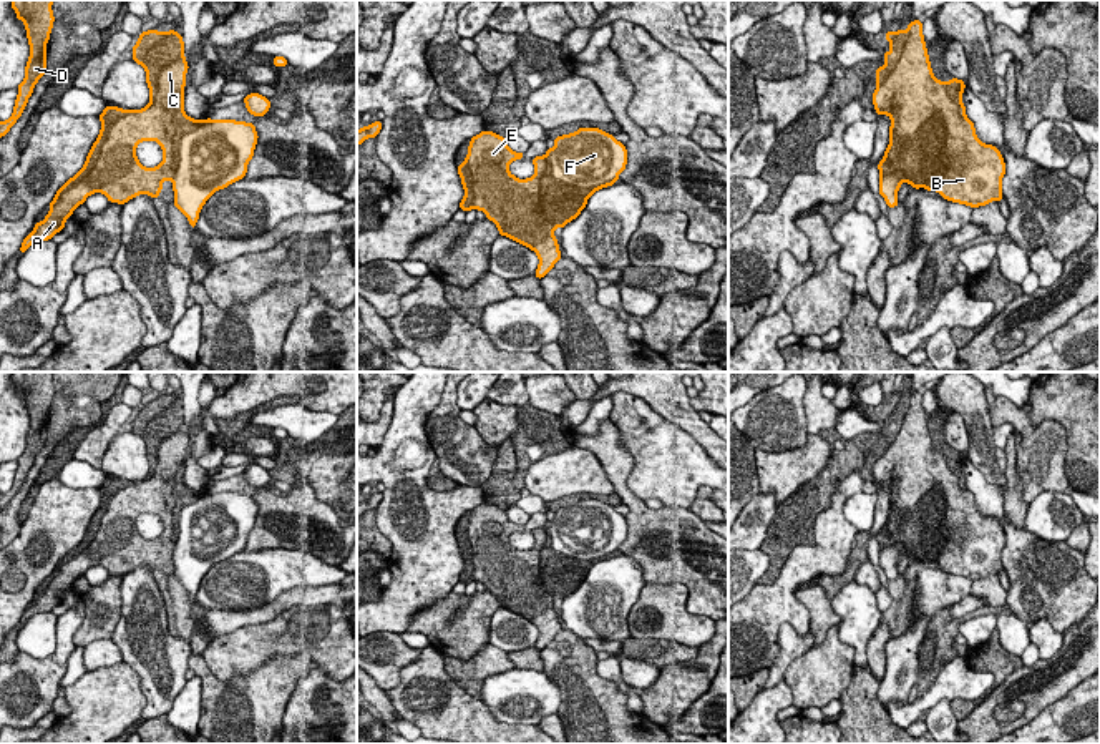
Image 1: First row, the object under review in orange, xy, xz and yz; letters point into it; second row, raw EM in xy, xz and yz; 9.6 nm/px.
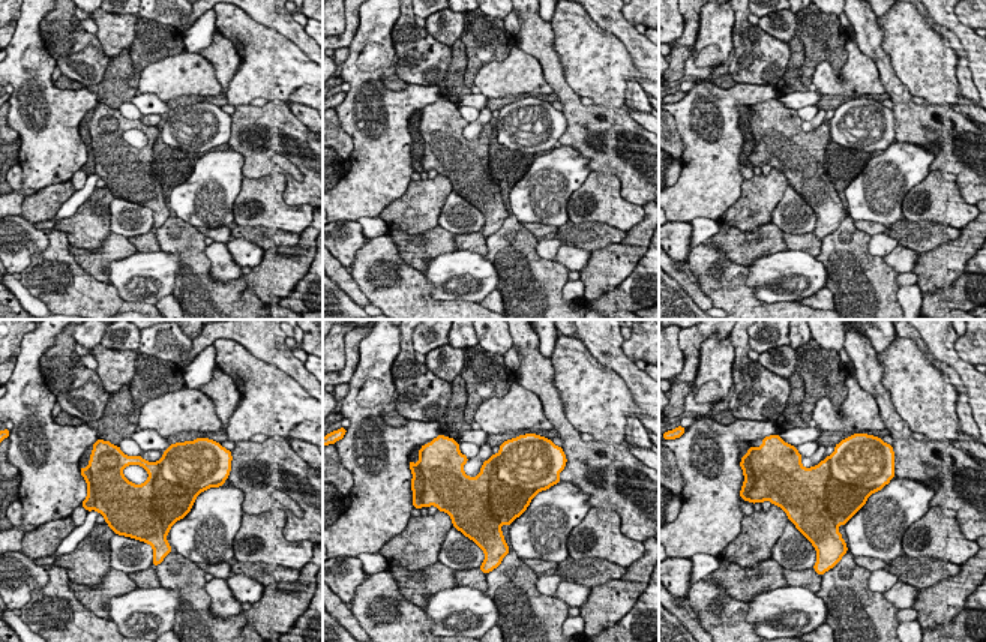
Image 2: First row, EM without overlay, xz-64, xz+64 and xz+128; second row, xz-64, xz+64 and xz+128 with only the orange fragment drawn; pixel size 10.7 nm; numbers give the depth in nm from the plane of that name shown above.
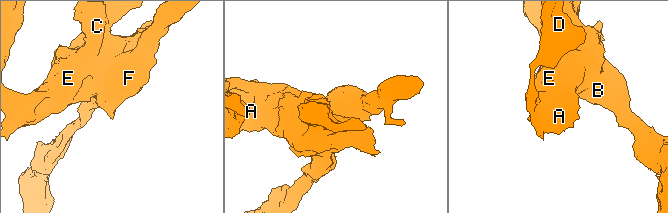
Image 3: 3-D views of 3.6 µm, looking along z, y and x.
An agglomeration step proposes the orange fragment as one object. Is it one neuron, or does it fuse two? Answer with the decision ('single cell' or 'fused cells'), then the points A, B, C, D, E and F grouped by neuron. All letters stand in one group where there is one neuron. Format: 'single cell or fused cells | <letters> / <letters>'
fused cells | A B C D E / F

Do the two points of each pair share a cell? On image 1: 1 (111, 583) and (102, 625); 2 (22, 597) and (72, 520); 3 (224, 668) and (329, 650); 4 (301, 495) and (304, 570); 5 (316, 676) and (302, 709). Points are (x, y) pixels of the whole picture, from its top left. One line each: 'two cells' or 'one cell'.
1: one cell
2: one cell
3: one cell
4: two cells
5: one cell

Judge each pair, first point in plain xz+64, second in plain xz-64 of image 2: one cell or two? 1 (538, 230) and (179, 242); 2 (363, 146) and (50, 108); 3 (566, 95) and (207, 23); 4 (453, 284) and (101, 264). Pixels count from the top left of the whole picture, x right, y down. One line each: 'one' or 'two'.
1: two
2: one
3: two
4: two

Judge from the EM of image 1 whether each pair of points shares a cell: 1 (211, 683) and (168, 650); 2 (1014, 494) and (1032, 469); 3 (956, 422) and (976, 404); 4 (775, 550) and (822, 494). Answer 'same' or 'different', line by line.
1: different
2: different
3: different
4: same

